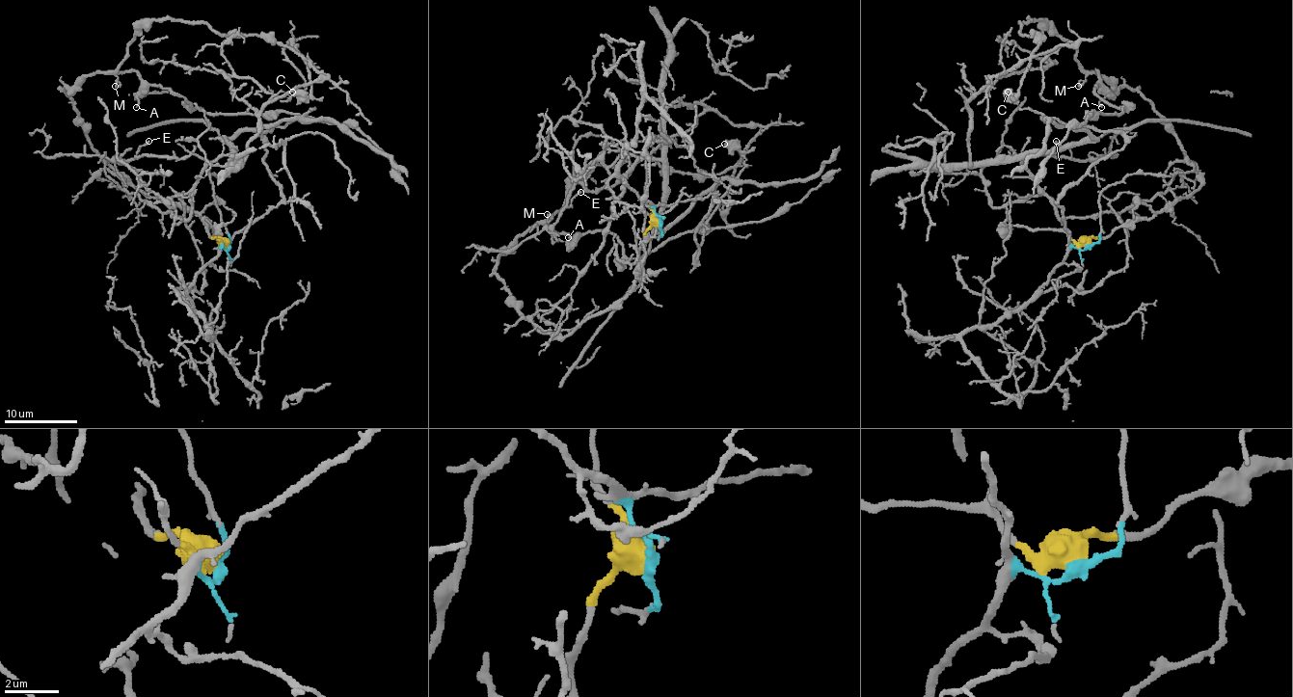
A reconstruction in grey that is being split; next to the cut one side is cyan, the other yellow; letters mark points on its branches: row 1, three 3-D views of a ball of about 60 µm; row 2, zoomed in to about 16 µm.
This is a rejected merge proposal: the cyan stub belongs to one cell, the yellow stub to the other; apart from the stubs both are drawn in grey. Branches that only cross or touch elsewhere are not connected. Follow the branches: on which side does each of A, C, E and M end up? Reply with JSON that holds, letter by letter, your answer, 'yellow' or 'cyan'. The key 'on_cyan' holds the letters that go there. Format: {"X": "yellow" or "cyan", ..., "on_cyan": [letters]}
{"A": "yellow", "C": "yellow", "E": "cyan", "M": "yellow", "on_cyan": ["E"]}

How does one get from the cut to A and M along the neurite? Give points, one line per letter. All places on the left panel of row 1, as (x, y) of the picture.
A: (227, 246), (193, 211), (146, 198), (121, 177), (93, 147), (64, 90), (87, 75), (137, 73), (137, 106)
M: (227, 246), (193, 211), (146, 198), (93, 147), (64, 90), (96, 73), (115, 75), (115, 86)

